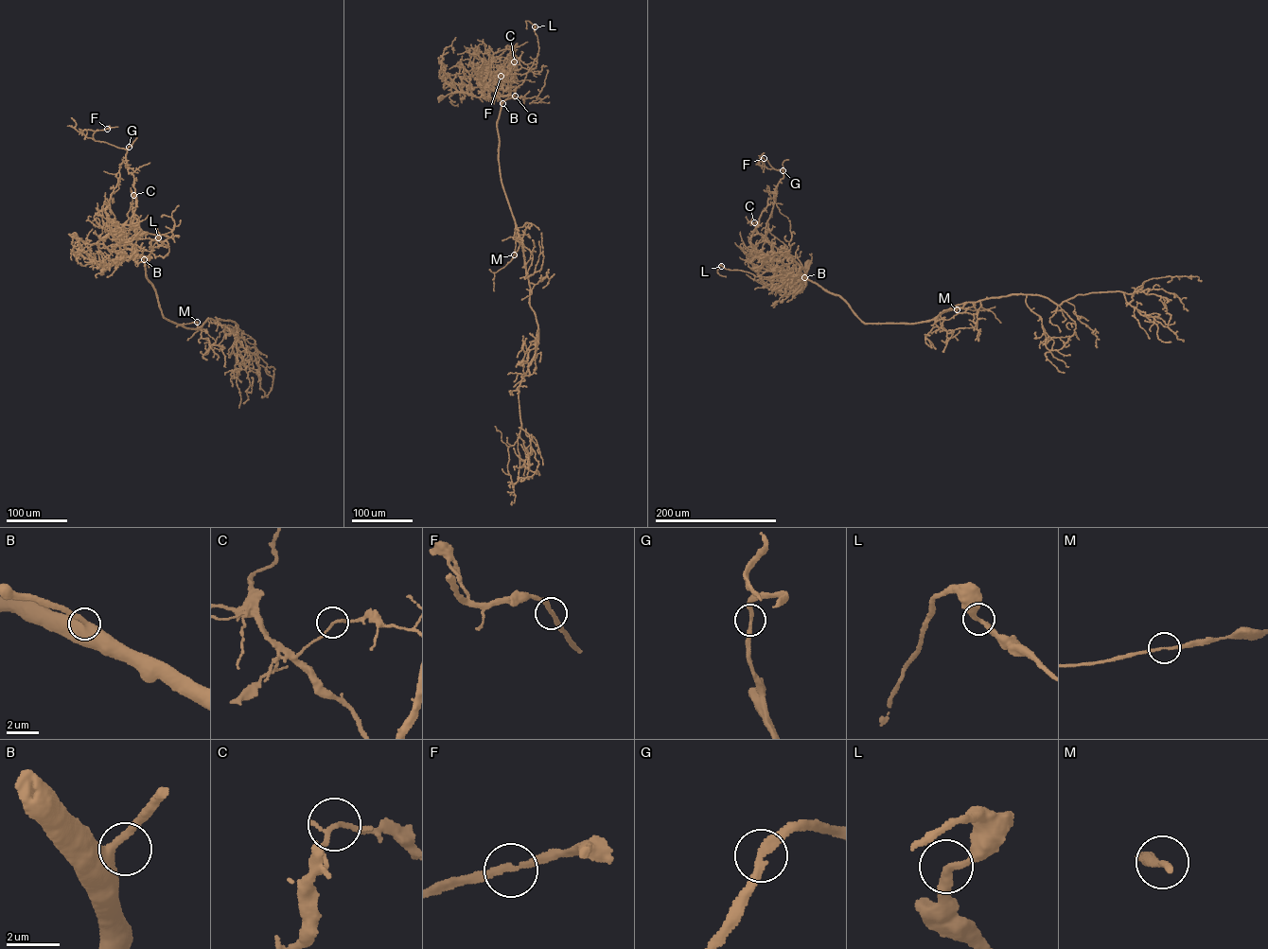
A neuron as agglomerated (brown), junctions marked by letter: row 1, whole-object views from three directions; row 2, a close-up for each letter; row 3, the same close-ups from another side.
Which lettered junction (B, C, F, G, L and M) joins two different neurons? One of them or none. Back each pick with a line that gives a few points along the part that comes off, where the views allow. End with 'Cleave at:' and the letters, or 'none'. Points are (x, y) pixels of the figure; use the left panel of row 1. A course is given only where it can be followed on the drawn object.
C: course (133, 195), (133, 176), (129, 173), (125, 160), (105, 210), (108, 226), (122, 231), (123, 227), (126, 237)
Cleave at: C

